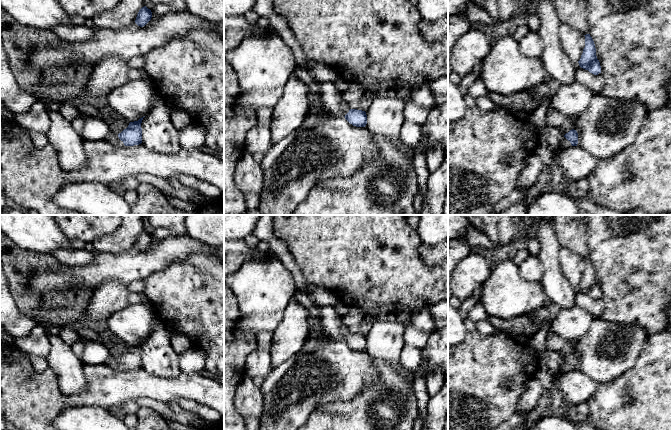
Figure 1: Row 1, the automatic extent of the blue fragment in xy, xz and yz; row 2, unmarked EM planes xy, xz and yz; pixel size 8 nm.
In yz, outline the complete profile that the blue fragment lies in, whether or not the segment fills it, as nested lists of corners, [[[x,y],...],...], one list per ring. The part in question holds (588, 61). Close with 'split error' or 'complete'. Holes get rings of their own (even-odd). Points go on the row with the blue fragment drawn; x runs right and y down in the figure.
[[[586,34],[584,36],[585,47],[583,49],[581,58],[578,61],[579,66],[585,70],[588,70],[590,73],[594,75],[598,75],[599,73],[601,73],[601,66],[596,56],[596,48],[594,41],[590,34]]]; complete

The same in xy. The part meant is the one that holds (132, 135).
[[[144,117],[138,121],[130,122],[128,127],[121,133],[115,134],[111,132],[107,137],[106,141],[115,147],[122,146],[134,146],[142,143],[142,128],[141,123]]]; split error

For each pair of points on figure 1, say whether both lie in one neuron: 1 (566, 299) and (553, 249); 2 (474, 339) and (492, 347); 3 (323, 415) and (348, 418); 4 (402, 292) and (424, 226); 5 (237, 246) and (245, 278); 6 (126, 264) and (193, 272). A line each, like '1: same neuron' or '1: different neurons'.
1: same neuron
2: same neuron
3: same neuron
4: different neurons
5: different neurons
6: different neurons

